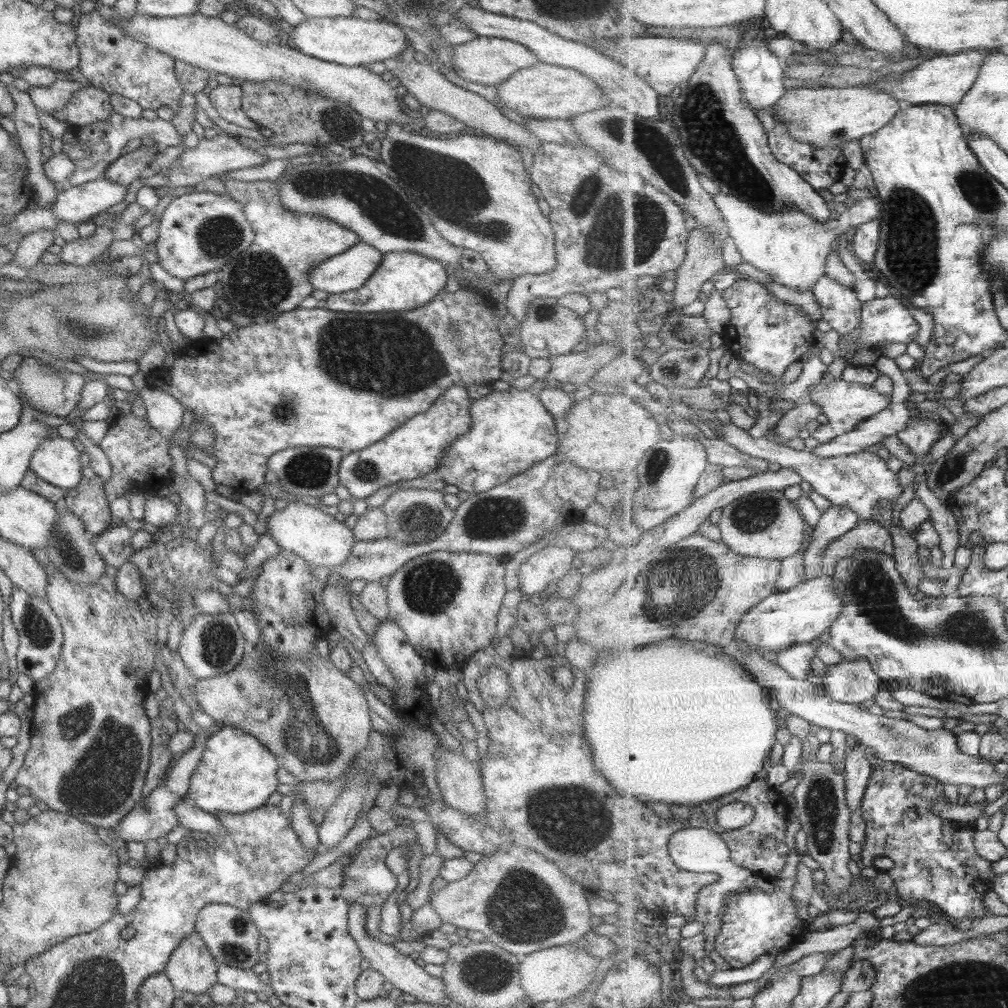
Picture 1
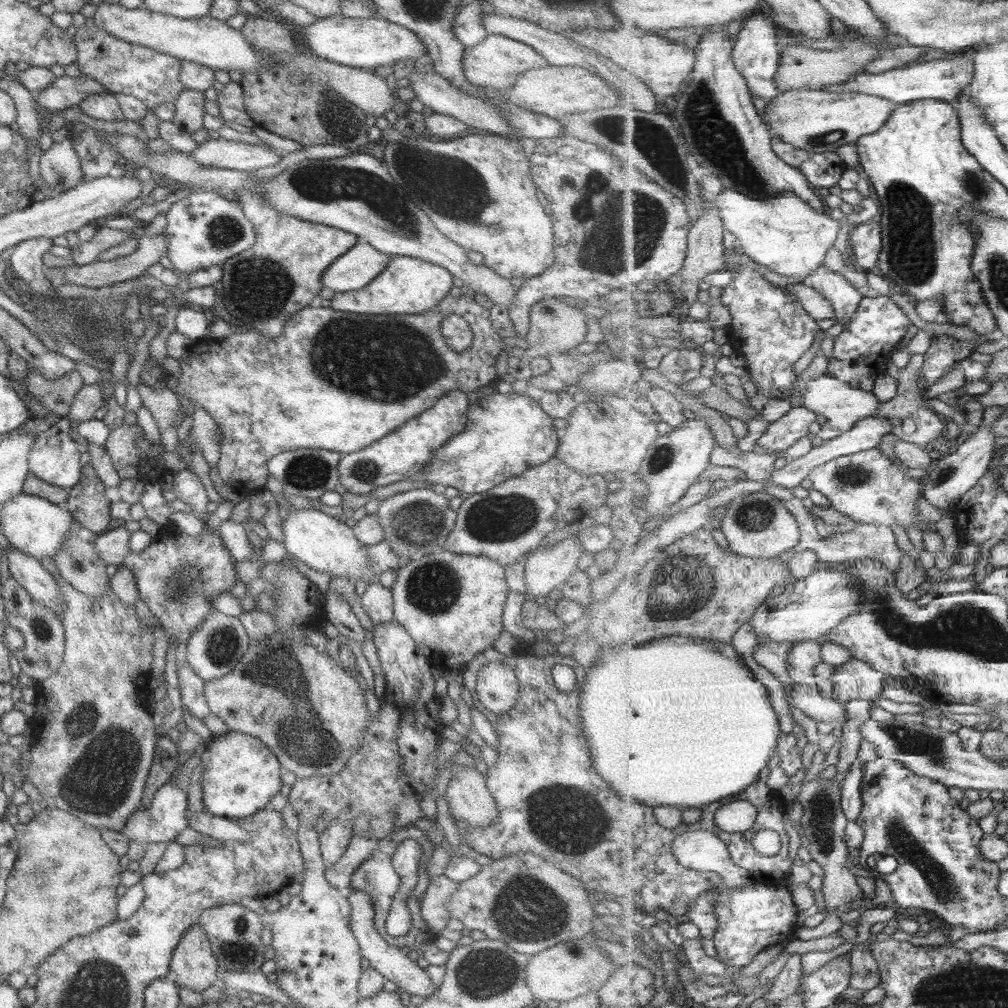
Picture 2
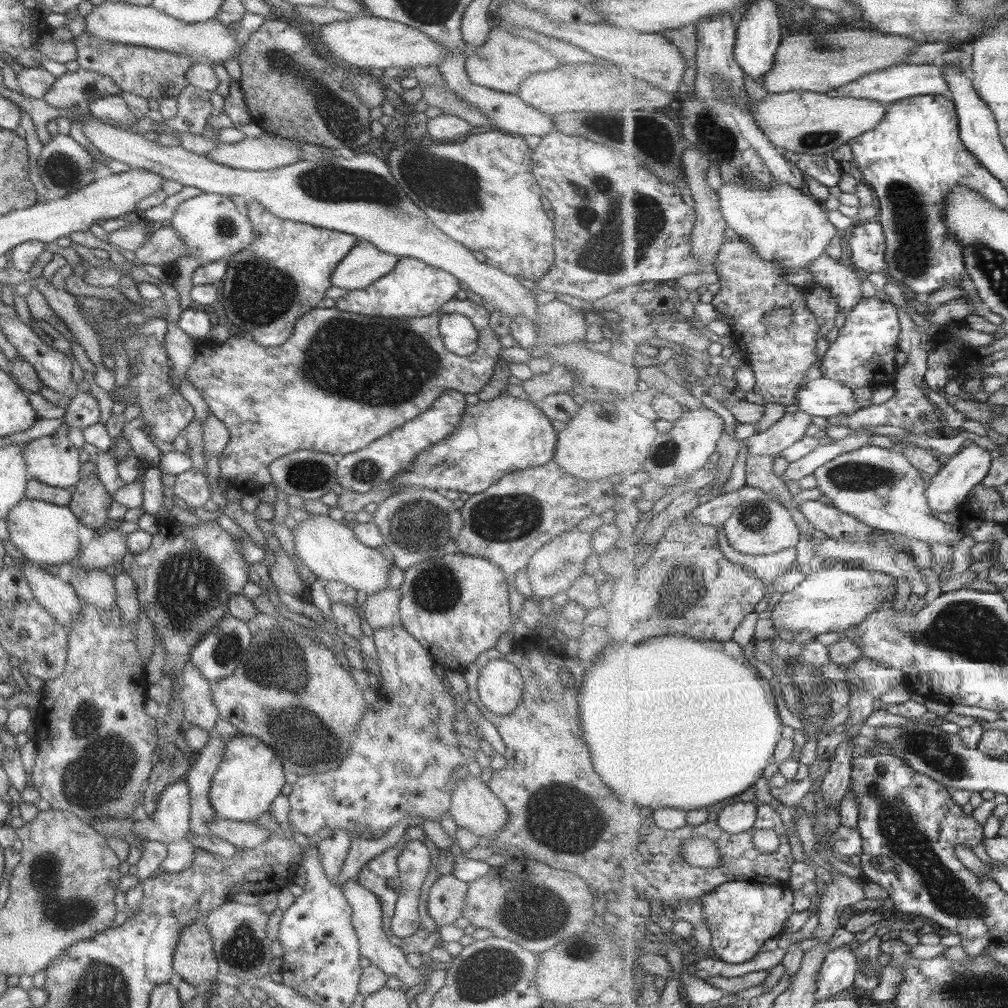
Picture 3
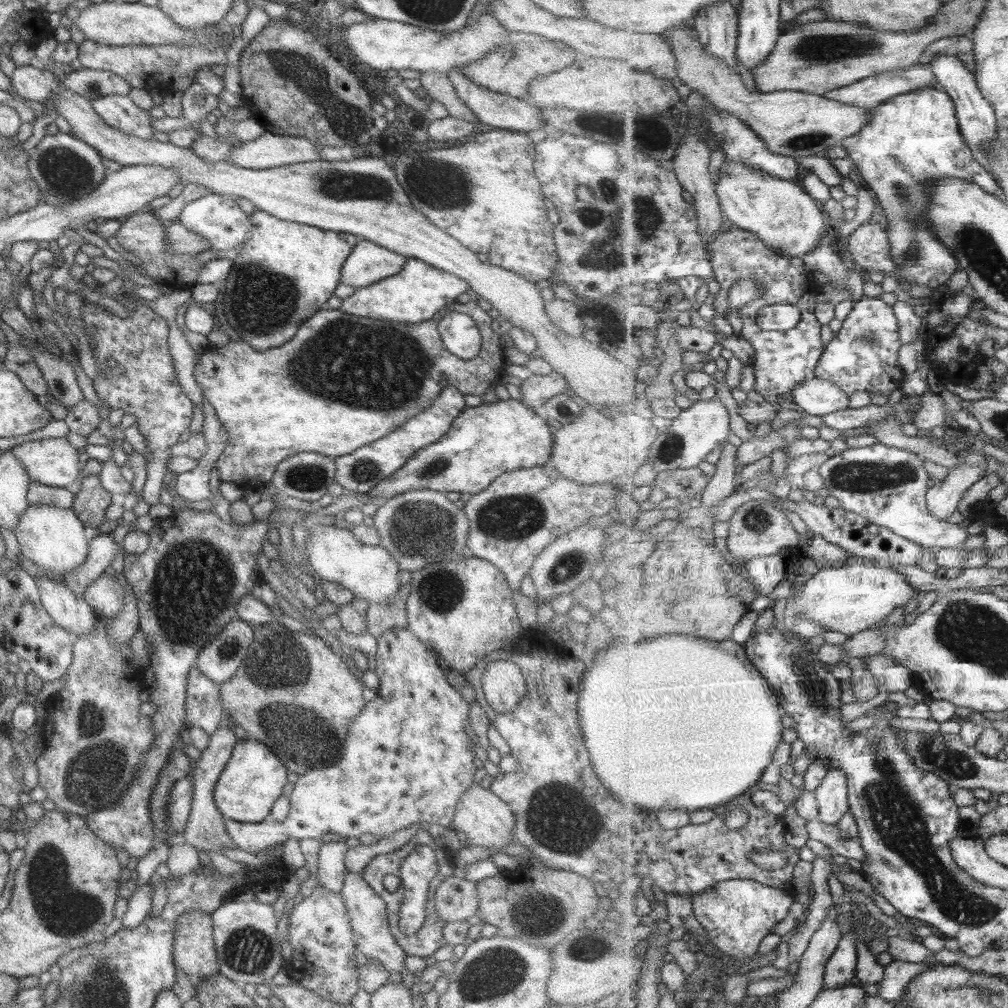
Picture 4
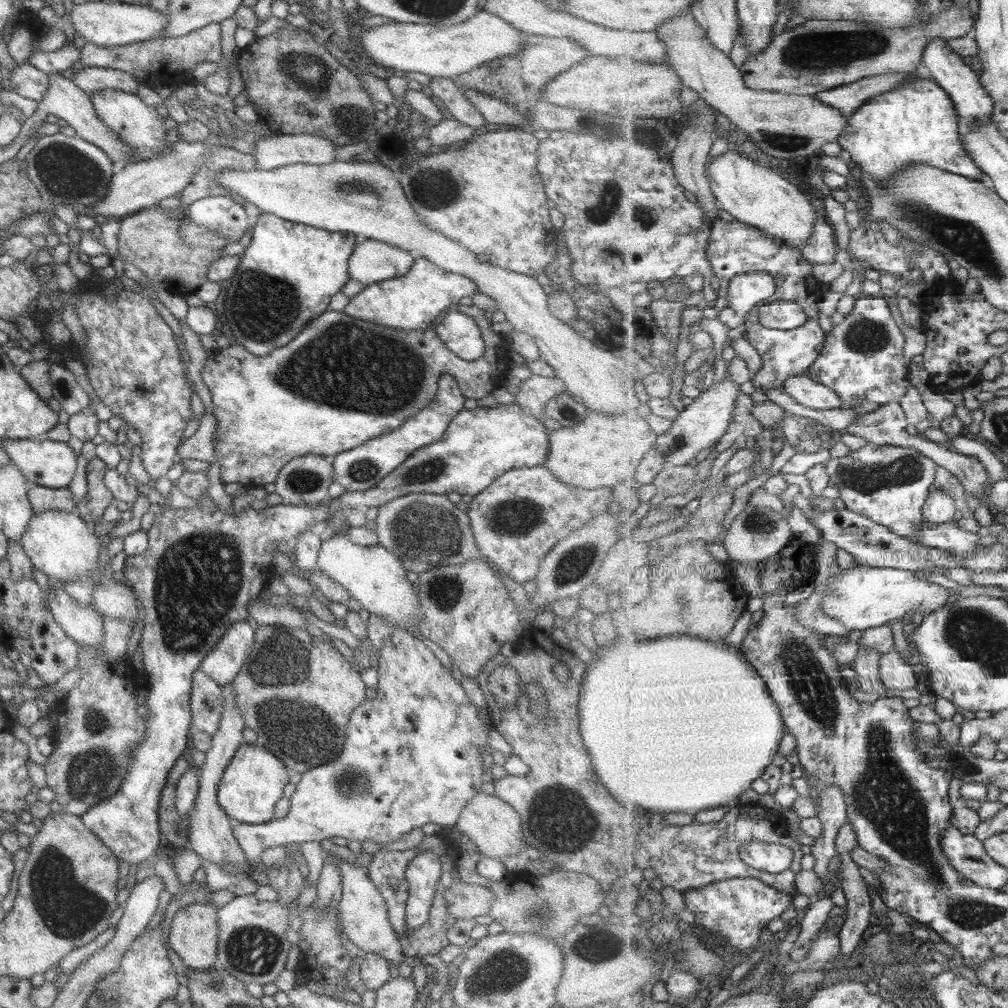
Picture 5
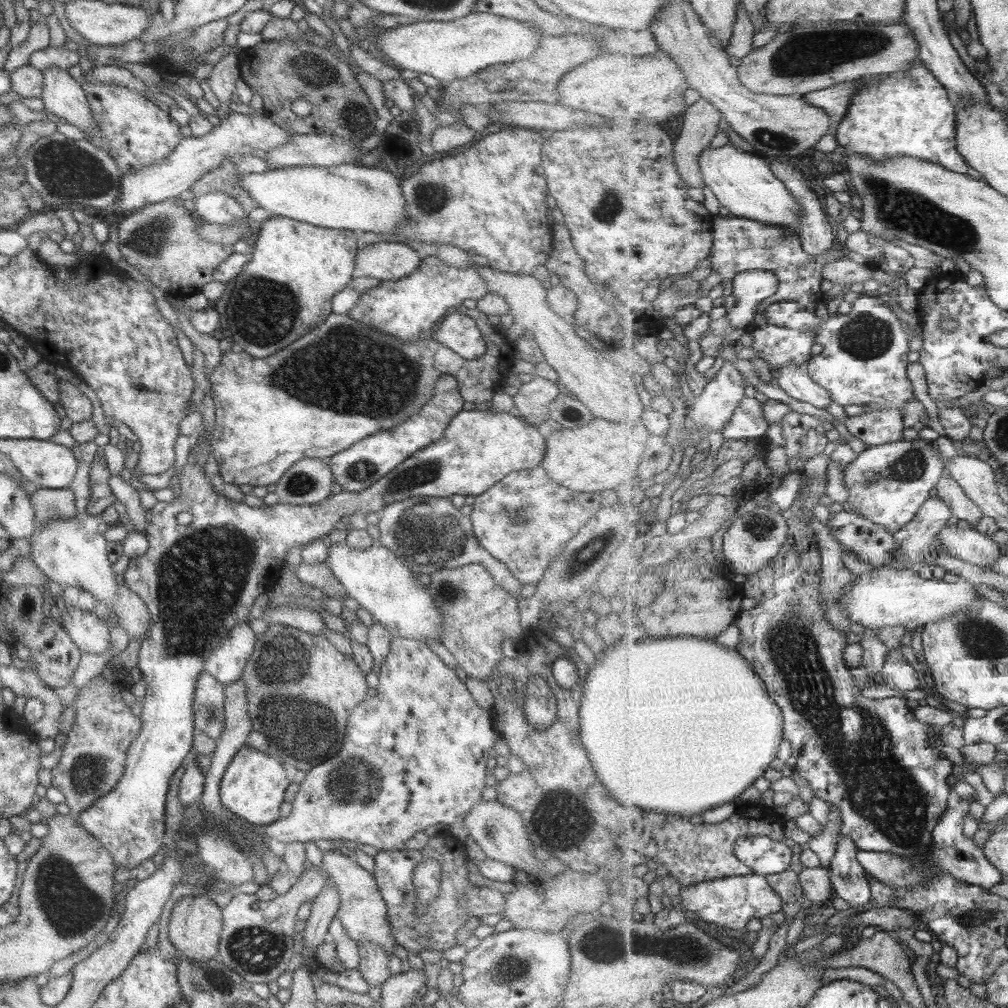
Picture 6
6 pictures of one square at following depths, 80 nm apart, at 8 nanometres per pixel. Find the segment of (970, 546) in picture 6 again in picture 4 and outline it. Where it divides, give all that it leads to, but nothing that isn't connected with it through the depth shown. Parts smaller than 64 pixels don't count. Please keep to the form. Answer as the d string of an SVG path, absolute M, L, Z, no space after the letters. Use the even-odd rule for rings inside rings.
M875 443L860 448L848 448L840 455L831 456L820 467L824 486L840 503L840 507L859 513L871 522L890 528L904 539L922 547L962 548L969 540L969 532L963 526L939 520L929 512L928 492L931 476L923 458L905 449Z

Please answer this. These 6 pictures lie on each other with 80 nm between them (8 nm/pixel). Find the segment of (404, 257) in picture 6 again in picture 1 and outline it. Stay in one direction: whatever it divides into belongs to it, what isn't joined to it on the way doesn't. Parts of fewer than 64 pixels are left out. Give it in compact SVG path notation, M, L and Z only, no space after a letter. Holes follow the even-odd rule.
M359 242L312 268L307 282L313 290L329 295L355 291L369 279L379 266L379 261L381 254L375 248Z

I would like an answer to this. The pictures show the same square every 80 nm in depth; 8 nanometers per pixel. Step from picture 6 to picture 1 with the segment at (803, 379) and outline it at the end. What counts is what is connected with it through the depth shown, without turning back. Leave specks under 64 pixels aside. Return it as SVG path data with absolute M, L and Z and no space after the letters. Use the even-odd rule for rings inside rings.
M839 379L829 383L817 383L809 394L811 401L821 407L822 414L828 418L828 423L820 425L811 436L820 443L831 442L837 436L855 430L857 425L872 416L883 412L893 398L881 395L871 386L861 385L856 382L845 382Z

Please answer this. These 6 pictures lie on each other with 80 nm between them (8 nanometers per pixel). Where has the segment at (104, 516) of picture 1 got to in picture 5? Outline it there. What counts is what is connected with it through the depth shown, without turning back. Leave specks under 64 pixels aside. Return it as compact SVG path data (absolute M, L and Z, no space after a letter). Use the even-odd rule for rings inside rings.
M95 456L88 458L86 465L87 493L81 502L75 504L73 510L85 522L101 521L103 511L113 500L102 481L106 469L99 458Z

